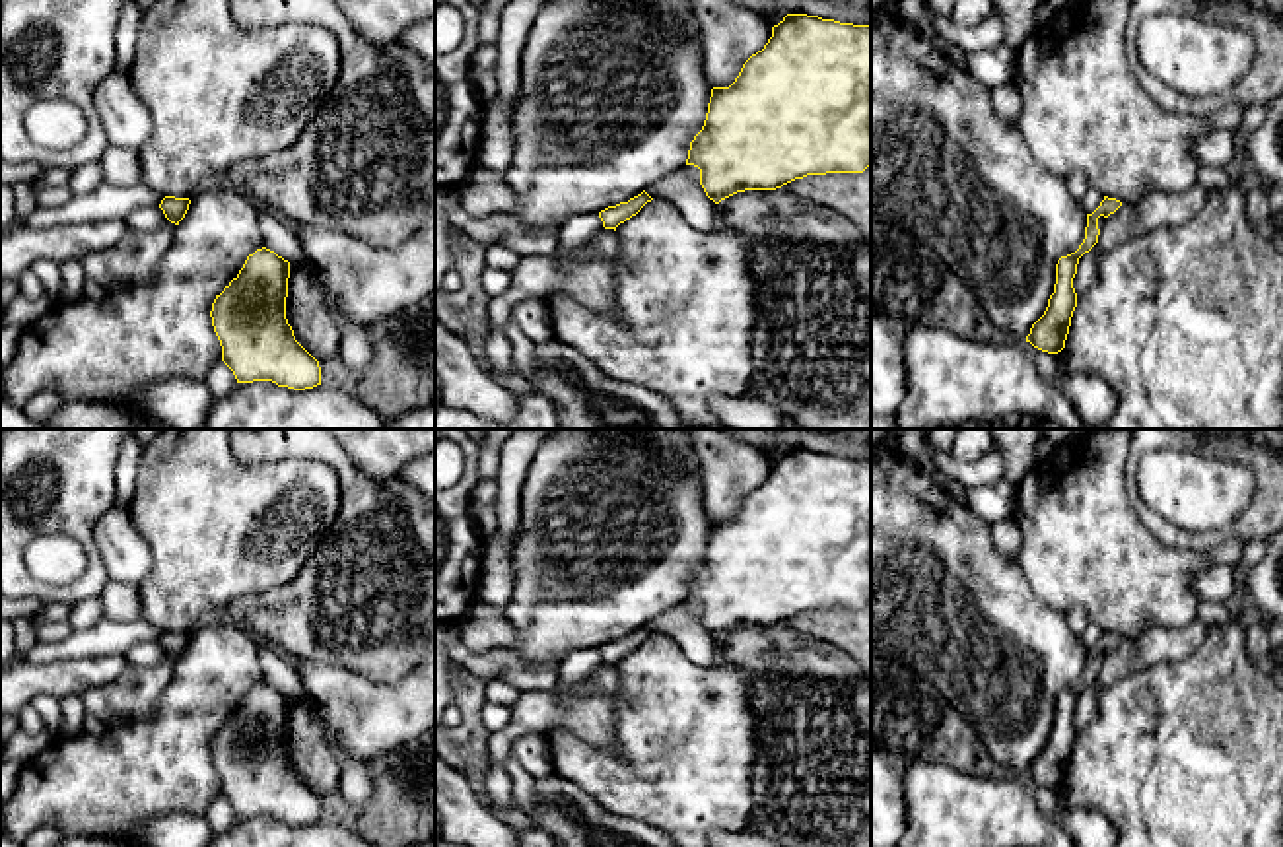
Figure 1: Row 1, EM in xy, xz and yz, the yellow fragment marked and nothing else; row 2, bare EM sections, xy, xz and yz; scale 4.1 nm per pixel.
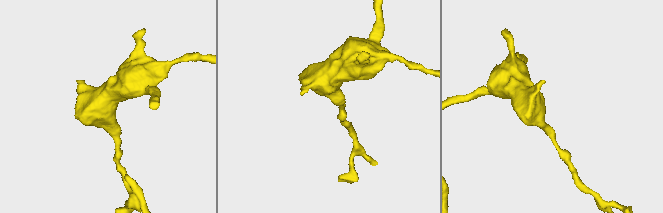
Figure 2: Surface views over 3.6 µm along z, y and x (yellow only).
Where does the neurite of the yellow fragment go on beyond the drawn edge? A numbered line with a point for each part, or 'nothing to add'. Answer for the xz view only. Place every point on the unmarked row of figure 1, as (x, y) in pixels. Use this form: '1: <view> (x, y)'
1: xz (576, 669)

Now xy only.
1: xy (148, 655)

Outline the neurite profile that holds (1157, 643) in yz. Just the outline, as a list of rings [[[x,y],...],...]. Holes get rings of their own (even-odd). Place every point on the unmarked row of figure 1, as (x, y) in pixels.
[[[1199,620],[1182,627],[1147,626],[1141,635],[1122,639],[1100,662],[1098,678],[1079,694],[1073,723],[1077,732],[1098,715],[1098,694],[1133,670],[1168,661],[1184,661],[1205,639],[1207,626]]]

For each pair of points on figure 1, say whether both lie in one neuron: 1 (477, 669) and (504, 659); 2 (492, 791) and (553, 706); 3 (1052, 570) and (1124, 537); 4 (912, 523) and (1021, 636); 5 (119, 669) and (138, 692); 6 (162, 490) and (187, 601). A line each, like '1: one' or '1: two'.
1: one
2: one
3: one
4: one
5: two
6: one

